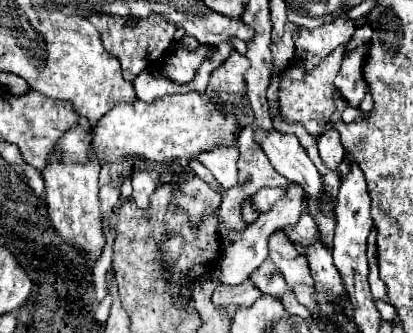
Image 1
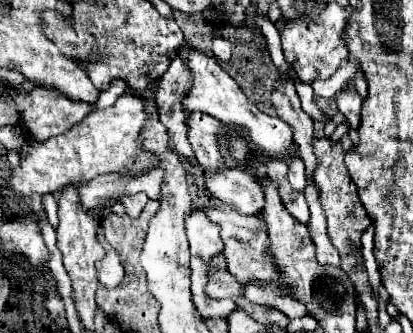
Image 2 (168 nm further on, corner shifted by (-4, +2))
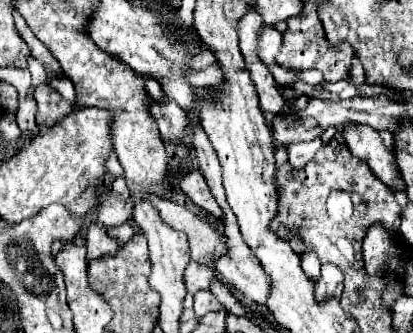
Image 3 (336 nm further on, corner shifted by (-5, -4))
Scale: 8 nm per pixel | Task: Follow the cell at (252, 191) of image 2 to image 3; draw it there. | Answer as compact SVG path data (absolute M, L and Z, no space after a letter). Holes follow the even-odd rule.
M193 170L193 172L189 172L187 176L183 176L183 180L179 182L179 188L181 188L181 192L183 192L185 196L189 196L191 202L197 204L199 208L207 210L207 212L213 214L215 218L221 216L221 210L219 210L215 198L211 196L211 192L209 192L209 188L207 188L207 182L203 180L203 176L201 176L199 170Z

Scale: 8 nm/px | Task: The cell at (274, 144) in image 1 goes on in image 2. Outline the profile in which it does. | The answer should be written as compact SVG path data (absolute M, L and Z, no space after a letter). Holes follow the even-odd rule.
M180 50L180 56L184 56L184 62L188 64L188 68L192 68L192 72L196 76L196 80L192 84L192 92L188 92L188 98L182 100L184 110L208 112L210 116L218 118L220 122L224 122L228 126L230 124L242 126L248 130L248 136L256 148L264 150L266 154L270 154L276 160L284 160L286 164L292 162L292 158L296 156L296 144L294 144L294 132L292 132L290 124L258 110L258 106L242 92L238 82L228 72L222 70L222 66L218 64L216 58L206 56L198 50L190 50L188 54L184 50Z

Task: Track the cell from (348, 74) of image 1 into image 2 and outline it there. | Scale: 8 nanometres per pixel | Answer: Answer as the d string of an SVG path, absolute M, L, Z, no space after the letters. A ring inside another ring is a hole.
M346 88L346 90L340 90L336 94L336 104L338 104L338 110L346 116L348 124L352 128L358 128L360 124L360 108L362 108L362 98L358 96L356 88Z

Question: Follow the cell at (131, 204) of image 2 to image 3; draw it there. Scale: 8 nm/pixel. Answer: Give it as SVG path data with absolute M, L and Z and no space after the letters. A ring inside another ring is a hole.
M113 190L101 192L99 206L97 206L97 220L103 228L113 228L119 224L125 224L131 218L131 200L123 200L121 196L115 196Z

